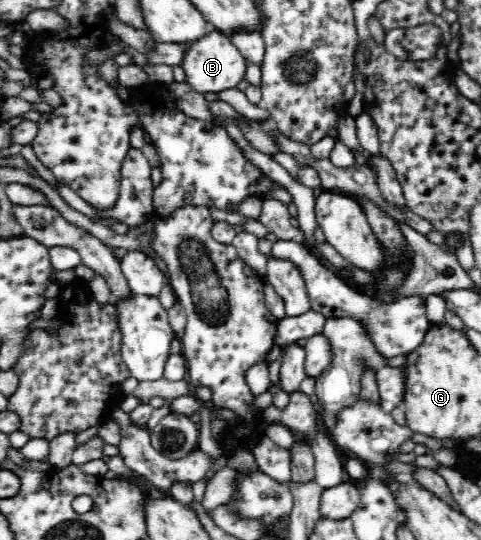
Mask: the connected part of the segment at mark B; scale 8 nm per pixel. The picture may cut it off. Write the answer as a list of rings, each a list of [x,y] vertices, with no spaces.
[[[215,30],[201,37],[199,41],[187,42],[187,49],[180,65],[186,73],[186,82],[199,93],[220,92],[235,88],[245,79],[247,60],[223,33]]]

